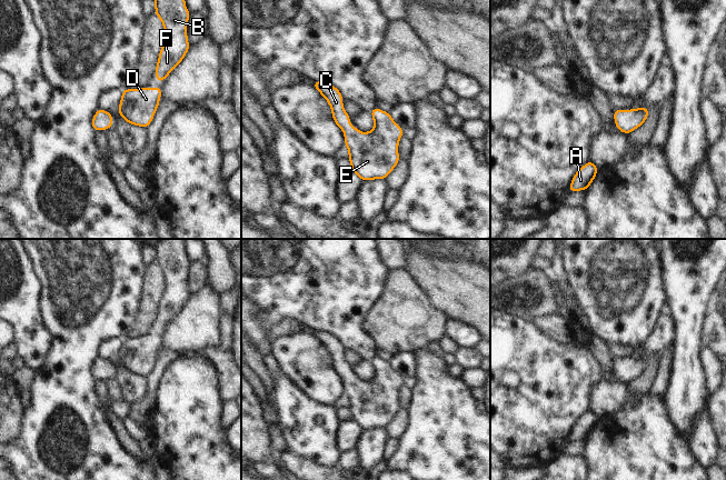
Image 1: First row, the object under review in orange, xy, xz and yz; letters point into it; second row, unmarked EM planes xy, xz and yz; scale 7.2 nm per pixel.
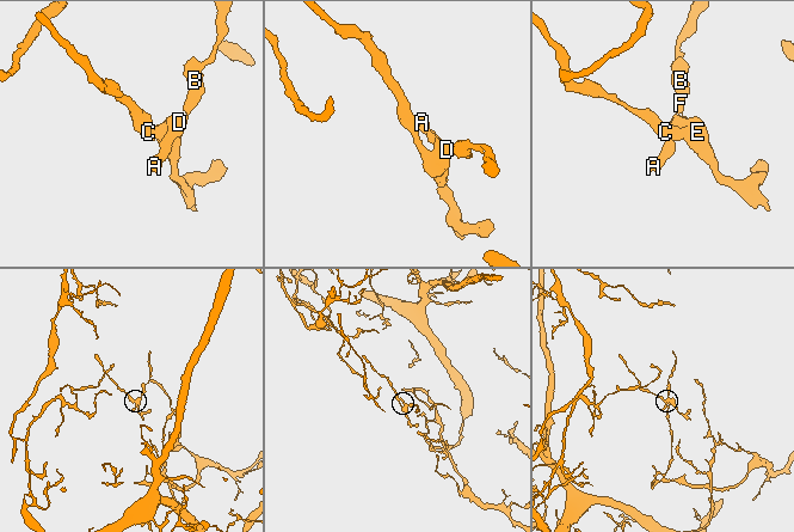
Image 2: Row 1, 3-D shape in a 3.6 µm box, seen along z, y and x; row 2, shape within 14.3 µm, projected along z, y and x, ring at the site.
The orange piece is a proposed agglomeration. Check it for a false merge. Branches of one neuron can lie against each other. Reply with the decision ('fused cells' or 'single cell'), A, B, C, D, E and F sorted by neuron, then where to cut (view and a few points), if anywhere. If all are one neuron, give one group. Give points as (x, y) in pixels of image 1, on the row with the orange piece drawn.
single cell; A B C D E F; no cut

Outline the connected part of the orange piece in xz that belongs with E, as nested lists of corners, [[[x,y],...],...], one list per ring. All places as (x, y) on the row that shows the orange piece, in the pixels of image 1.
[[[314,81],[314,87],[326,98],[336,124],[345,132],[351,171],[362,181],[386,179],[400,160],[398,140],[404,136],[402,129],[394,122],[389,112],[374,108],[370,112],[375,128],[362,133],[349,123],[350,117],[342,108],[342,96],[338,89],[324,81]]]

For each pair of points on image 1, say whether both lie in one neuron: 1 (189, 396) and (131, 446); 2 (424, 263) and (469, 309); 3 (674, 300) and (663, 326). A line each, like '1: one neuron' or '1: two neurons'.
1: two neurons
2: one neuron
3: two neurons

